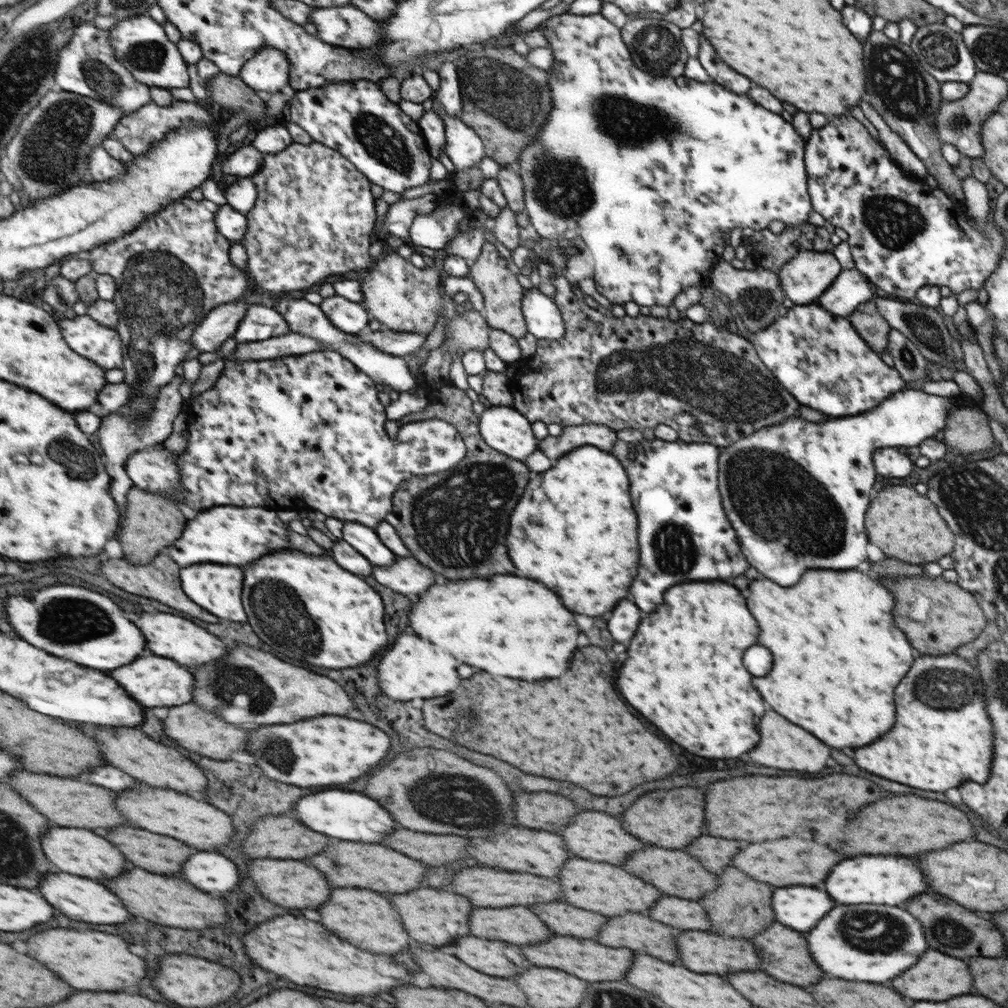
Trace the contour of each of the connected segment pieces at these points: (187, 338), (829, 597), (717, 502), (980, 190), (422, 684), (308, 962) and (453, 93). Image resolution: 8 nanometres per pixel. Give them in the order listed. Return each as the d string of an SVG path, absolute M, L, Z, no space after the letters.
M188 197L181 198L159 209L137 229L125 233L125 237L121 236L86 254L95 273L111 275L118 282L114 301L123 318L117 331L123 340L126 354L124 381L137 388L129 403L118 414L125 413L125 416L141 420L145 413L139 412L155 411L155 402L161 390L176 378L175 370L179 364L184 364L185 352L195 347L191 336L197 325L217 306L239 302L249 292L248 272L234 264L230 254L232 242L219 231L217 212L219 206L211 200L197 202Z
M807 570L805 576L801 576L801 584L795 584L791 588L781 588L765 577L763 580L753 580L753 582L749 582L749 596L745 600L749 600L749 608L753 608L753 616L757 616L757 624L761 624L761 636L757 636L757 644L767 648L769 654L773 656L773 666L771 666L769 674L765 674L763 678L753 678L753 684L757 684L757 692L761 692L761 698L769 704L769 708L773 712L781 712L781 716L785 716L787 720L793 720L793 724L801 724L801 728L805 728L807 732L813 732L813 736L817 736L817 740L825 740L825 744L829 744L831 748L859 748L859 746L873 742L875 738L879 738L881 734L885 734L891 728L891 724L893 724L893 686L909 670L909 665L913 663L917 652L907 644L905 636L893 626L891 608L895 602L883 586L879 586L875 580L867 580L867 576L861 572L829 572L829 570L809 572Z
M679 437L674 441L661 439L641 439L633 445L633 458L625 464L625 474L629 478L629 498L637 514L637 542L639 542L639 572L633 580L629 594L637 600L637 608L643 612L653 612L661 600L663 592L681 582L689 580L723 580L735 578L748 568L739 538L729 524L717 488L717 457L720 448L715 444L691 442Z
M969 176L961 180L962 194L964 195L963 207L977 225L983 225L985 218L989 217L989 200L987 194L992 191L992 186L977 181Z
M403 634L393 642L393 646L379 660L377 686L381 694L399 702L413 700L413 698L432 699L435 696L445 696L459 682L455 674L457 664L459 662L453 656L449 656L449 652L433 646L429 640L421 640L413 634Z
M279 916L275 920L263 922L253 932L243 936L243 944L247 954L261 968L285 976L297 984L317 986L339 994L373 996L377 992L389 992L395 984L405 984L409 978L409 972L403 966L391 962L387 956L357 950L349 942L343 942L331 934L323 924L307 918Z
M443 62L435 71L439 77L439 88L433 92L433 97L441 103L445 115L457 117L462 109L462 96L454 63Z

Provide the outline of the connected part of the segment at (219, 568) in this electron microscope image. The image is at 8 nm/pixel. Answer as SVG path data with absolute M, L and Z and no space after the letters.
M199 564L181 570L181 580L187 596L209 610L211 614L235 622L247 622L247 612L241 602L243 594L243 570L237 566L223 566L223 564Z

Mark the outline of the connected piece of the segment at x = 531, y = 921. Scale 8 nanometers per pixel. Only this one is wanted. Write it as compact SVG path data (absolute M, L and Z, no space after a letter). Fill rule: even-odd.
M509 906L509 908L473 908L469 912L469 934L487 940L501 940L509 944L527 944L539 942L549 936L549 930L523 906Z

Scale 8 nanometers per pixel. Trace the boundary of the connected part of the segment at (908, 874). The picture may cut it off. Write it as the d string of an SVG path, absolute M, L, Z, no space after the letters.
M857 856L851 860L841 860L829 880L825 880L823 890L833 896L837 904L885 904L885 906L903 907L905 900L913 894L925 890L923 876L907 858L895 856Z

